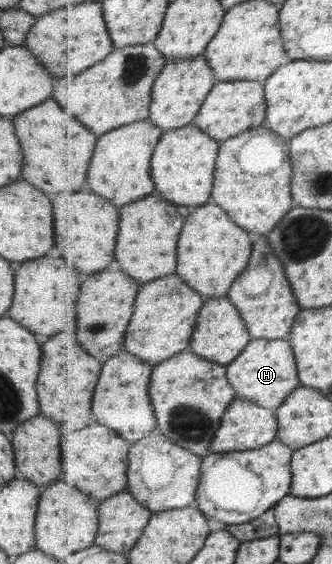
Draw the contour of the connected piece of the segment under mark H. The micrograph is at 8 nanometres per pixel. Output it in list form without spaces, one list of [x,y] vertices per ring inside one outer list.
[[[252,337],[246,349],[227,365],[227,378],[233,383],[238,397],[246,398],[275,413],[286,398],[300,385],[297,358],[290,341],[286,339],[256,339]]]

